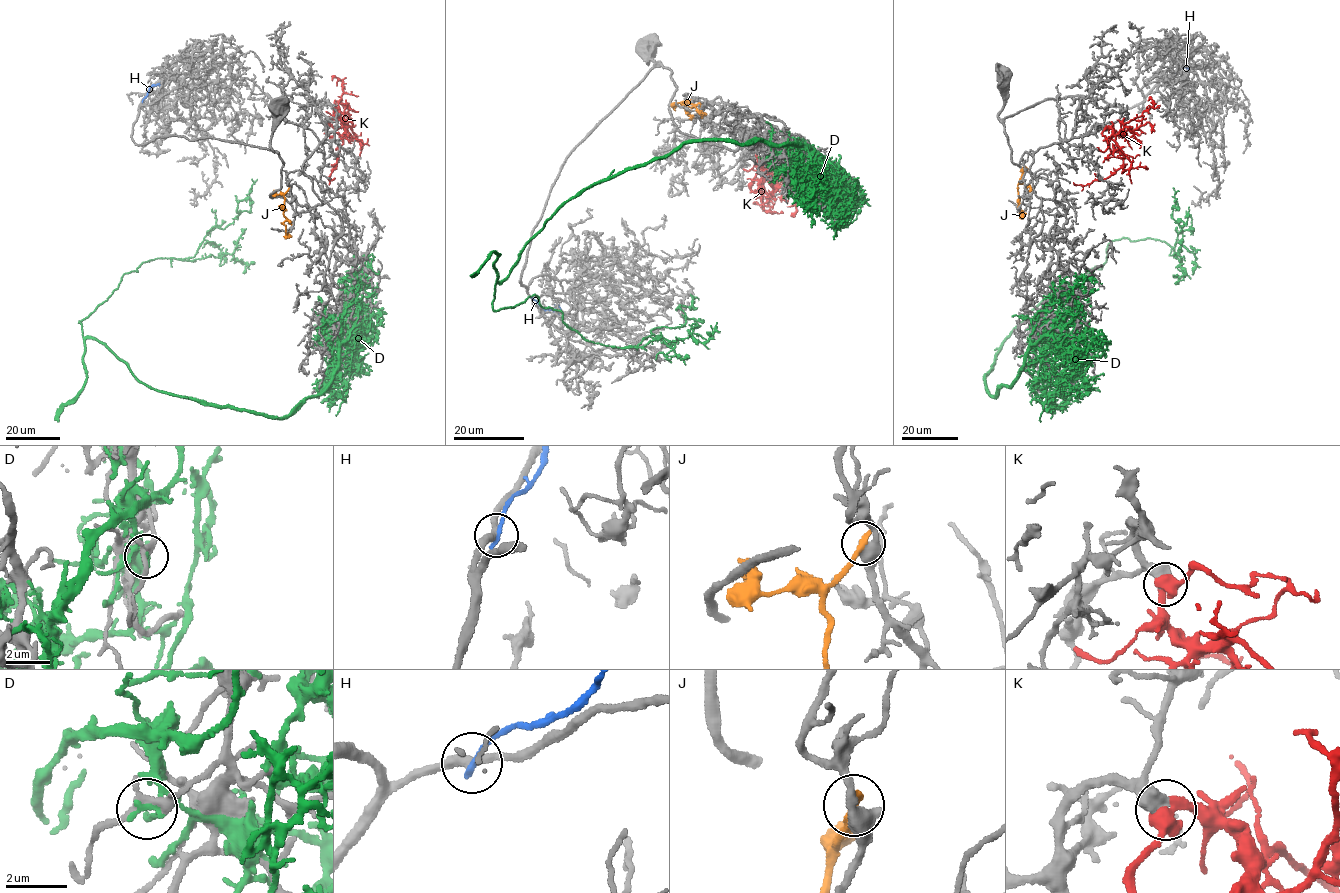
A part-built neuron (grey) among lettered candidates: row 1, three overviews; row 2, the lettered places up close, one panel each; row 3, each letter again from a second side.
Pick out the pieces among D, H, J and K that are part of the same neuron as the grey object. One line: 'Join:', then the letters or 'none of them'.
Join: K

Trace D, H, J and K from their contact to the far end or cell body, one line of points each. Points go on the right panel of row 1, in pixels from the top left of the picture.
D: (1045, 318), (1052, 330), (991, 394), (1004, 339), (1103, 266), (1108, 244), (1176, 253), (1173, 187)
H: (1167, 77), (1180, 68), (1187, 67), (1184, 63)
J: (1025, 168), (1018, 185), (1018, 210), (1022, 215)
K: (1105, 127), (1109, 127), (1115, 136), (1124, 156), (1123, 165), (1105, 178), (1086, 185), (1073, 183)

